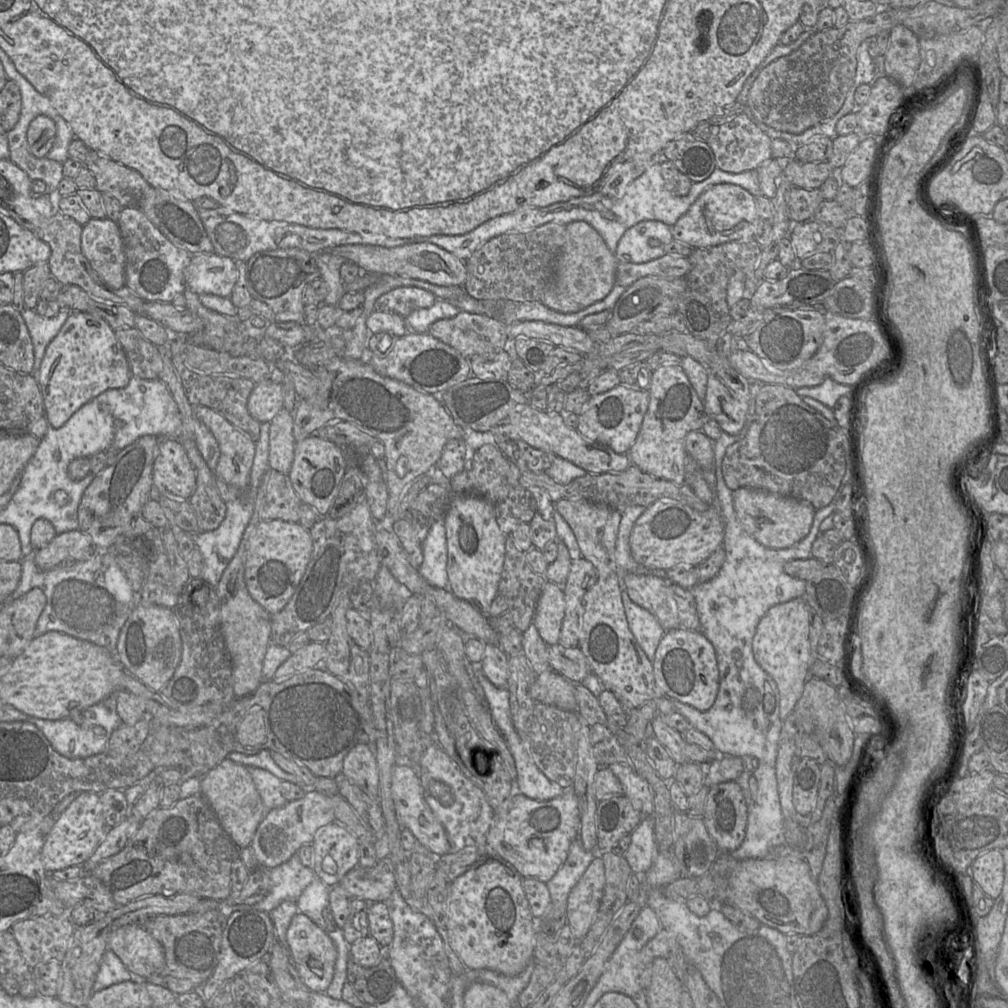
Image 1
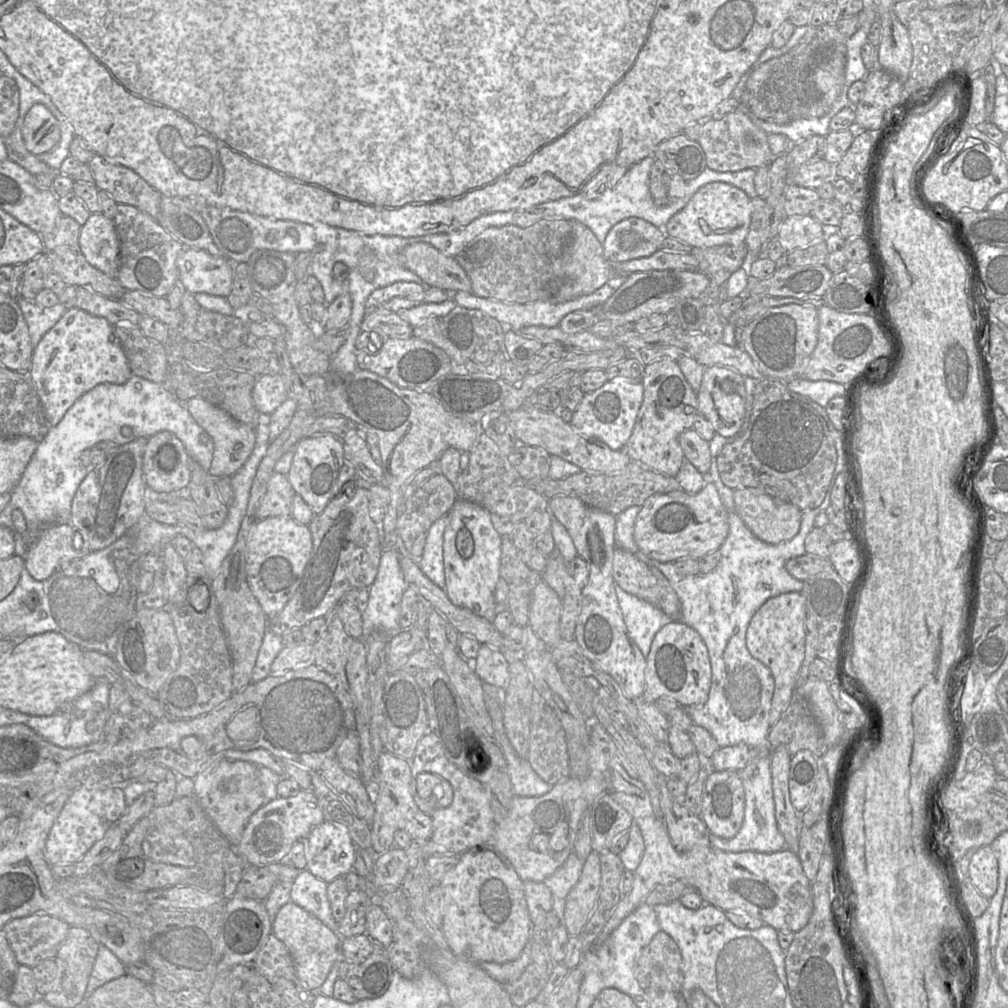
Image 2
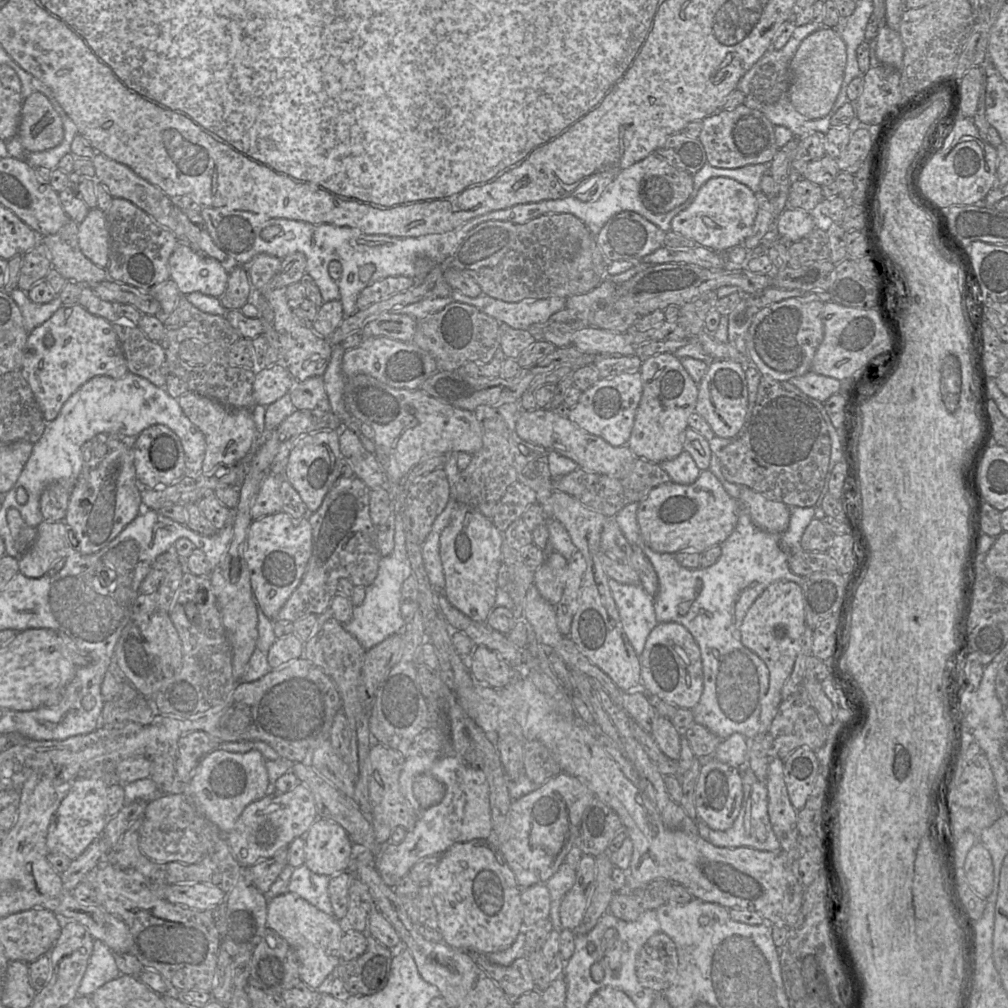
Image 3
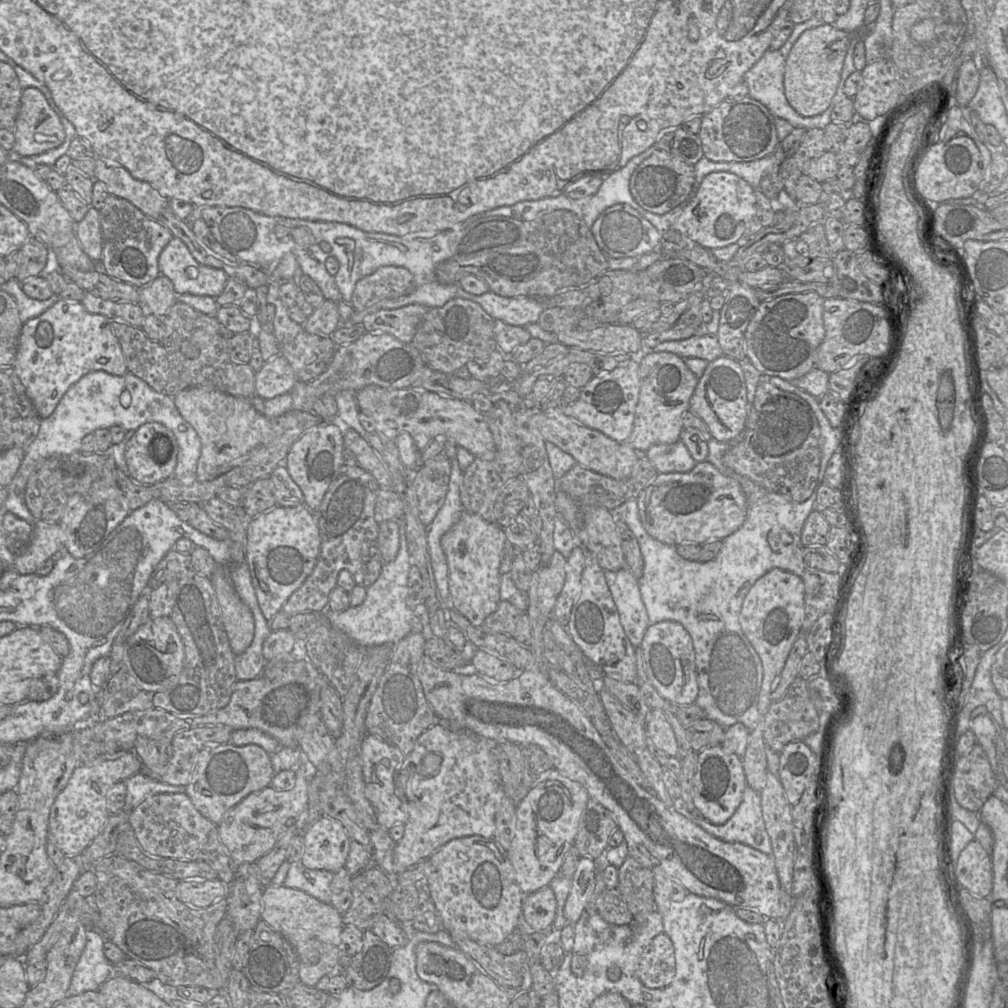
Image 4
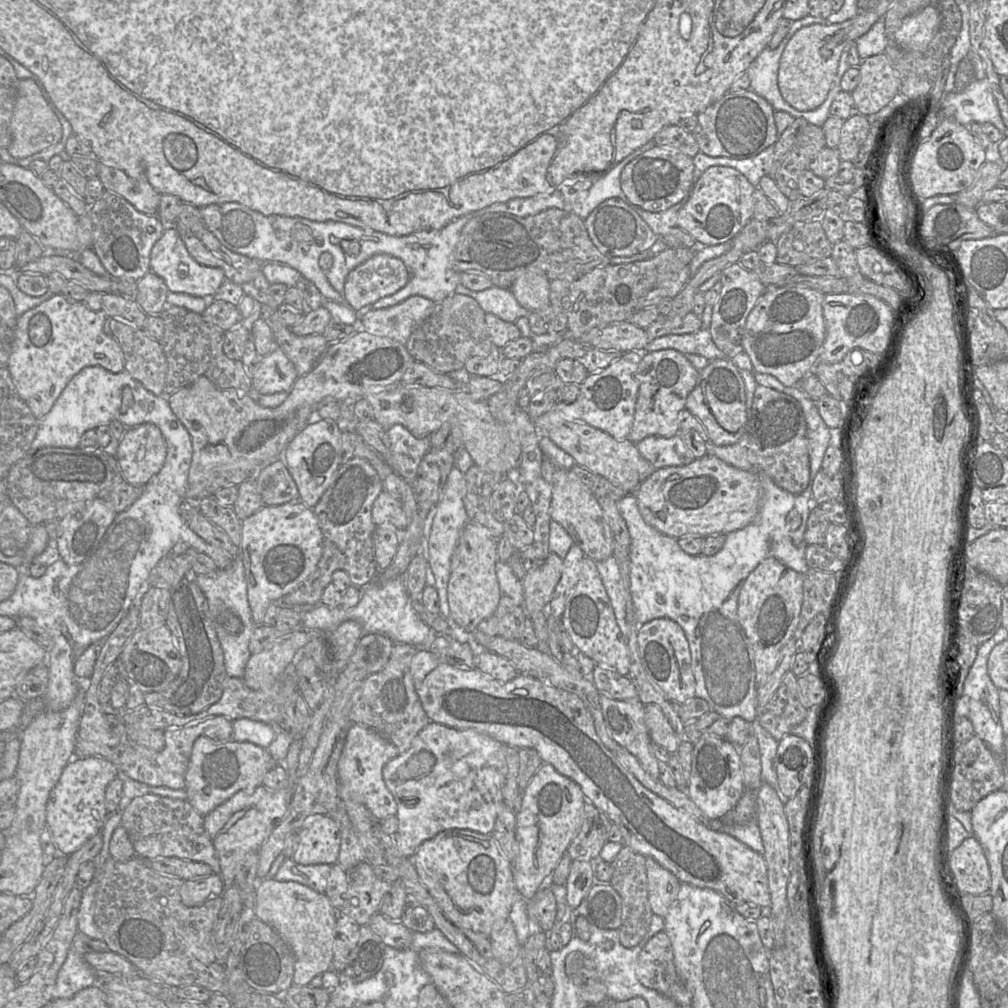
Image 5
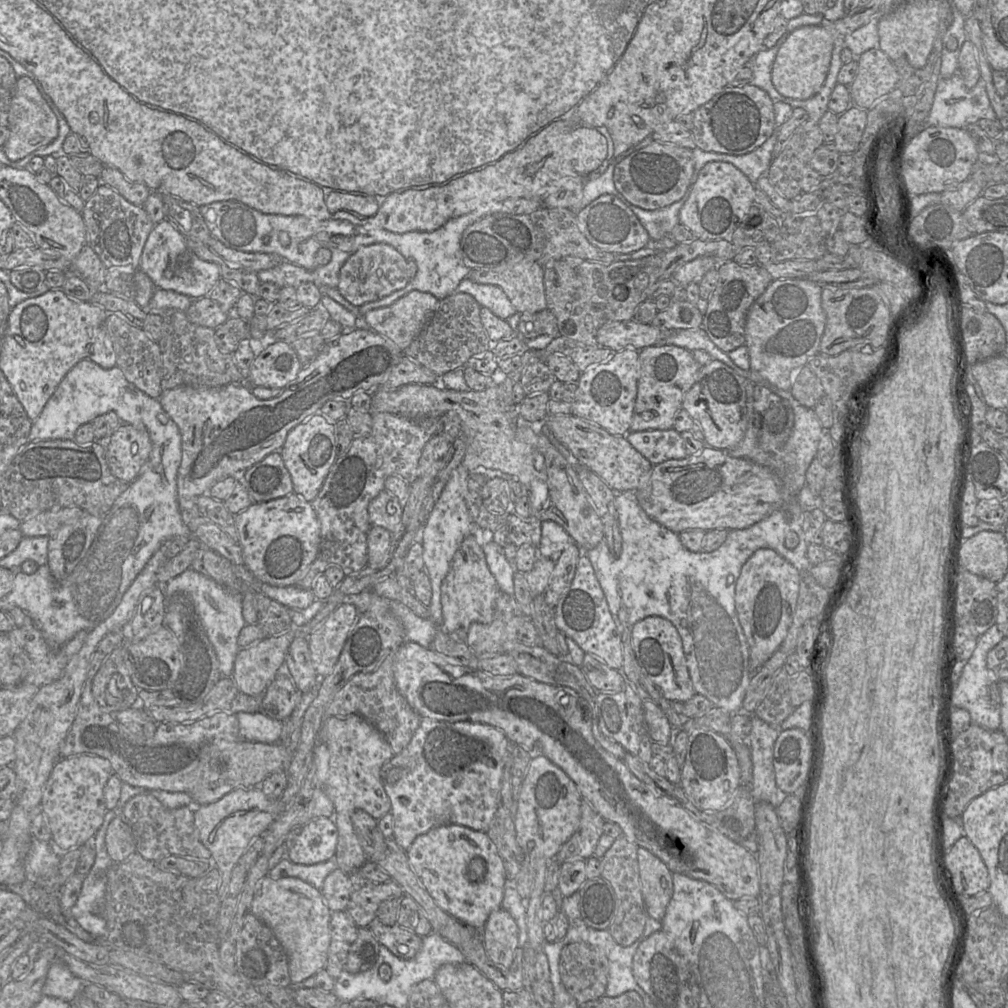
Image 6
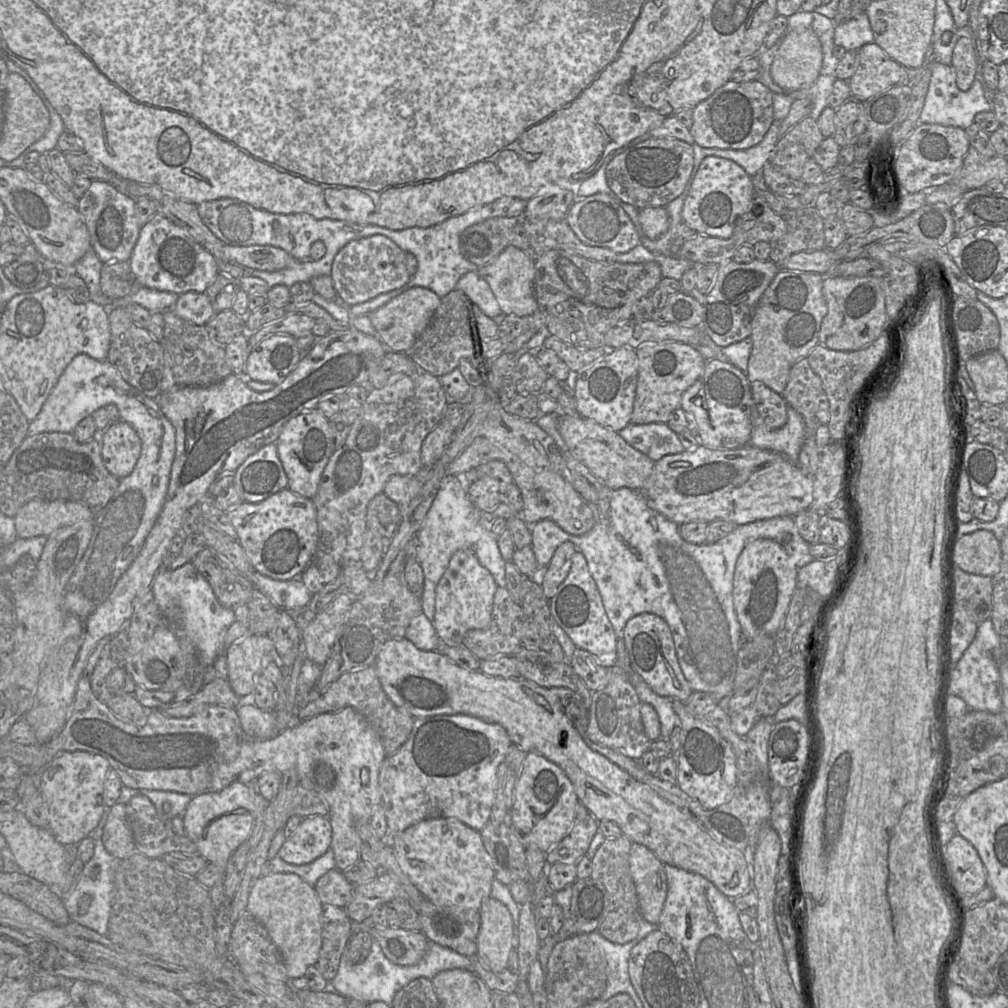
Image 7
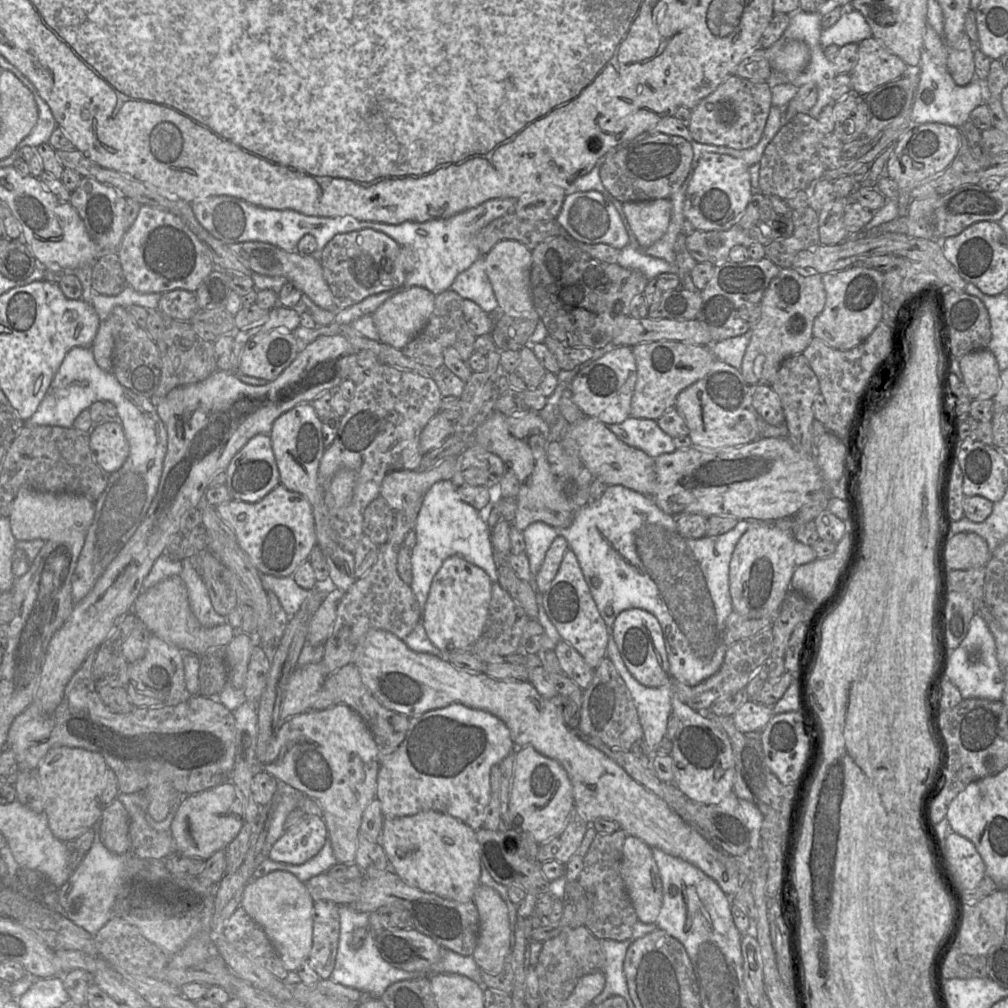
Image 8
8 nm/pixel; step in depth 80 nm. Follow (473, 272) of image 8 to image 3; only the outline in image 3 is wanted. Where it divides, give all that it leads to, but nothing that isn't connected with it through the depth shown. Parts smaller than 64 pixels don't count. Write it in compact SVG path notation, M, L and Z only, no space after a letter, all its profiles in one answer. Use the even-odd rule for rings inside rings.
M453 290L454 300L475 306L499 323L506 323L515 329L528 329L533 324L545 324L551 316L566 308L566 298L550 297L507 302L485 294L470 297L459 290Z

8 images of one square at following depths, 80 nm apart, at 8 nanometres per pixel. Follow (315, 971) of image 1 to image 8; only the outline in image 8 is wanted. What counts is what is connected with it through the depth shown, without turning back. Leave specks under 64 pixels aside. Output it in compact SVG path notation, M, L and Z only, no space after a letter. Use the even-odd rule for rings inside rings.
M275 870L245 886L240 907L264 930L287 971L294 972L311 952L314 903L305 883L290 872Z

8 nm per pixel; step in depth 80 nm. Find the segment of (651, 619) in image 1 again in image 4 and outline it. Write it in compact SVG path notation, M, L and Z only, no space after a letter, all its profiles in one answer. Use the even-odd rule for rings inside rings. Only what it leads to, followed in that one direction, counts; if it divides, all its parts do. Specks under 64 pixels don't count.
M629 569L606 571L605 579L617 607L620 623L631 644L641 647L650 625L645 604L642 600L638 579Z

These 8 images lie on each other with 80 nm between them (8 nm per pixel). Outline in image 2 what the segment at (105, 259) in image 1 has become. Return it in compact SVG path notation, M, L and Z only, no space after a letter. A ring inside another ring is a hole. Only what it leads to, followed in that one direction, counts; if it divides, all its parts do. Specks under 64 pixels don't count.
M92 213L81 226L79 245L85 259L93 267L116 279L120 243L112 219L103 213Z

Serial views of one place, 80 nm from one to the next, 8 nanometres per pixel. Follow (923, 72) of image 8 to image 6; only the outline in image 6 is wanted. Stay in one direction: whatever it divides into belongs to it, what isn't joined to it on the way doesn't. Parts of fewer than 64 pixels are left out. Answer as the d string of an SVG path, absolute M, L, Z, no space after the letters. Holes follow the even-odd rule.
M958 73L947 79L942 79L940 76L925 125L966 129L980 119L997 120L986 92L985 81L980 78L973 88L967 88Z

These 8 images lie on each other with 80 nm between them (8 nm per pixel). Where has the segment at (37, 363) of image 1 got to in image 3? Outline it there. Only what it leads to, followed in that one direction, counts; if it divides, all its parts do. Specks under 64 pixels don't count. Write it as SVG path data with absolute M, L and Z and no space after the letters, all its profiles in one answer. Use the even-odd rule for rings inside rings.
M20 288L12 290L10 295L22 312L25 328L28 333L50 319L63 305L58 295L51 302L42 304L33 302L29 298L28 293Z

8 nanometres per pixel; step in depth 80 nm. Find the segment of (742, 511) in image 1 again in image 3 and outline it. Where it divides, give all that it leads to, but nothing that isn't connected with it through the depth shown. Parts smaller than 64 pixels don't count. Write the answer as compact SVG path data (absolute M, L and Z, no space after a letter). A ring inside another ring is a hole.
M740 486L738 503L748 512L751 522L758 529L768 533L782 533L790 522L789 506L771 500L764 495Z

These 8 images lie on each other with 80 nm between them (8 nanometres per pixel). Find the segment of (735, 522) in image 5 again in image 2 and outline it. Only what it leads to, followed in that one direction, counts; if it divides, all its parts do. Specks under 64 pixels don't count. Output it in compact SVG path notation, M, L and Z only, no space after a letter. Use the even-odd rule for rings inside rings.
M707 480L704 487L695 494L684 490L657 493L642 504L634 525L634 540L639 550L659 562L675 562L680 558L699 560L706 554L720 549L729 531L728 514L713 482Z

